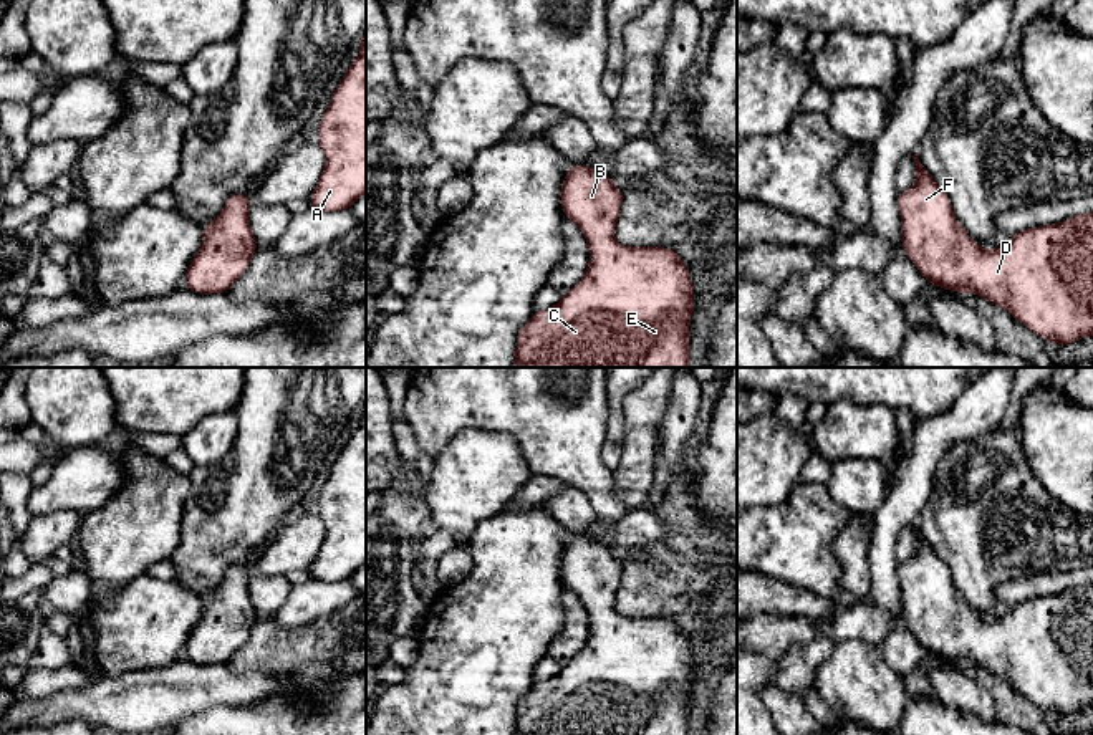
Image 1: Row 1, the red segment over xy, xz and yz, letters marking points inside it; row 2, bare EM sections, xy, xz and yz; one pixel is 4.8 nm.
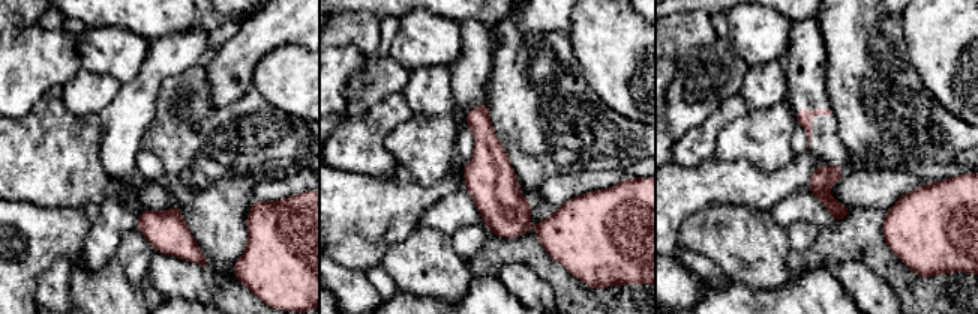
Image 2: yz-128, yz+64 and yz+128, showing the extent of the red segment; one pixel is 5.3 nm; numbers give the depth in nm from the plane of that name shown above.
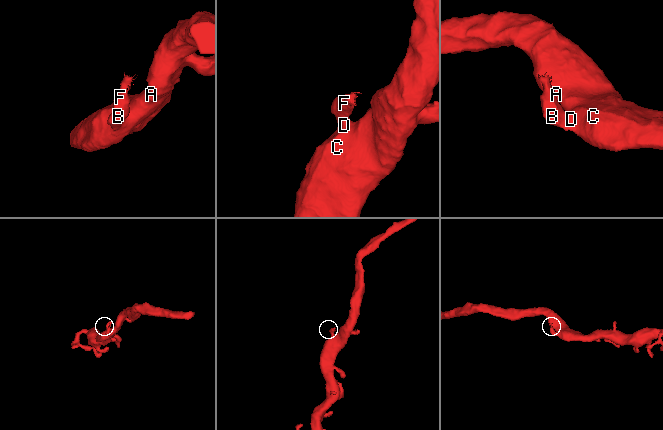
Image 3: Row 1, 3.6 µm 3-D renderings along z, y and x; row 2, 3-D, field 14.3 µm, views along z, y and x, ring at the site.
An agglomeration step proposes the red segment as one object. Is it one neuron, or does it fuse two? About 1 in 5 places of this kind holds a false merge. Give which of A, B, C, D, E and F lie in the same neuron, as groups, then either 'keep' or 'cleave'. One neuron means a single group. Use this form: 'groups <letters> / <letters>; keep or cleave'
groups A B C D E F; keep

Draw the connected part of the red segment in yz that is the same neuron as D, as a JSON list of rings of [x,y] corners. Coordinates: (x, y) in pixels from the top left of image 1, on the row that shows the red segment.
[[[917,152],[912,157],[916,182],[899,192],[898,205],[904,255],[927,283],[954,293],[977,293],[1005,308],[1040,338],[1062,346],[1093,336],[1093,212],[1022,230],[1000,248],[989,252],[969,238],[947,194],[919,162]]]

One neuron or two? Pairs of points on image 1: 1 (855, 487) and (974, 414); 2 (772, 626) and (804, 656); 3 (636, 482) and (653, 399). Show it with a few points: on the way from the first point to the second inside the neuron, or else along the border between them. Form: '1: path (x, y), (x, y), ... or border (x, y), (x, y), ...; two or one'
1: border (890, 480), (885, 502), (871, 515); two
2: border (830, 638), (794, 644), (777, 664), (774, 681); two
3: path (638, 462), (641, 419); one

